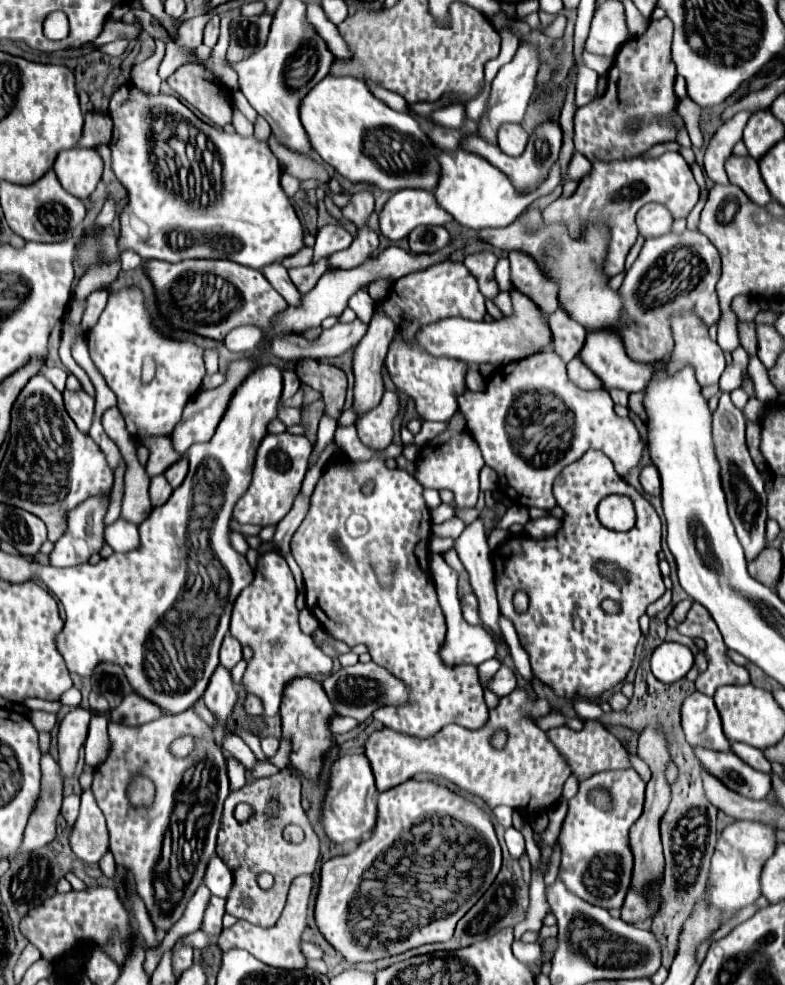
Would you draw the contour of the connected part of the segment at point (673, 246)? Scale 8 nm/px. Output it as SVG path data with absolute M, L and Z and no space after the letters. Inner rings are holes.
M687 230L681 236L665 234L659 238L645 240L645 246L643 246L639 258L627 270L623 286L619 290L623 300L625 300L627 316L637 320L637 326L625 330L625 334L623 334L627 356L635 362L641 362L641 360L651 362L651 360L657 360L659 356L667 356L669 352L673 352L673 336L669 330L669 318L671 318L671 314L679 314L681 310L685 312L685 310L693 308L697 312L697 316L703 316L703 322L707 326L717 322L717 318L721 316L721 308L719 308L719 300L717 300L717 292L715 292L715 282L719 280L719 276L721 276L719 252L709 242L709 238L703 236L701 232L689 232Z

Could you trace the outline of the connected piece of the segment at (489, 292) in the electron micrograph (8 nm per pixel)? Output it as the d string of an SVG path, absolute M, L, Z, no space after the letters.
M477 252L465 258L465 266L479 282L479 290L487 300L493 300L499 294L499 286L493 274L495 264L497 264L497 256L493 252Z

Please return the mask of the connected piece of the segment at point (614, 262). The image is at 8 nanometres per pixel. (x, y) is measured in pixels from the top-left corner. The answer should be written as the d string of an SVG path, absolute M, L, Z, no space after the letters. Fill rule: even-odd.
M665 152L663 156L651 160L631 158L621 162L593 162L591 174L581 178L577 190L569 198L561 196L555 202L551 202L543 210L543 218L545 222L565 222L573 238L581 234L585 222L605 222L611 230L605 274L615 276L623 270L625 258L637 240L635 214L641 206L645 206L647 202L659 202L671 212L673 220L677 220L687 218L697 200L699 186L691 174L689 164L683 160L679 152Z

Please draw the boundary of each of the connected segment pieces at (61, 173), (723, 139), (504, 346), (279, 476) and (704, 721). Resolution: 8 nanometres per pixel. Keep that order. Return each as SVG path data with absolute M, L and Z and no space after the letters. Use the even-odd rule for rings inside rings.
M75 146L57 156L53 170L67 192L85 200L101 180L103 160L95 148Z
M737 112L729 122L725 122L715 136L711 138L711 142L705 148L705 158L703 158L703 168L707 172L707 176L713 182L719 184L729 184L727 174L725 174L725 158L731 156L733 146L741 140L743 136L743 128L749 120L751 112Z
M513 290L513 316L503 316L497 322L473 322L465 318L445 318L441 322L421 328L421 332L417 334L417 342L433 356L463 360L471 366L479 366L479 364L505 366L511 362L525 360L537 352L543 352L545 348L551 346L553 334L551 334L547 320L541 316L539 308L533 304L533 300Z
M267 434L257 450L257 462L253 470L253 480L243 498L235 504L233 518L235 520L251 520L251 522L279 522L291 510L293 498L301 490L301 482L305 478L309 456L313 452L313 444L307 436L295 434Z
M693 692L683 702L681 726L683 726L687 742L693 748L701 746L701 748L717 750L717 752L727 752L731 746L723 734L721 718L719 718L713 698L701 692Z

